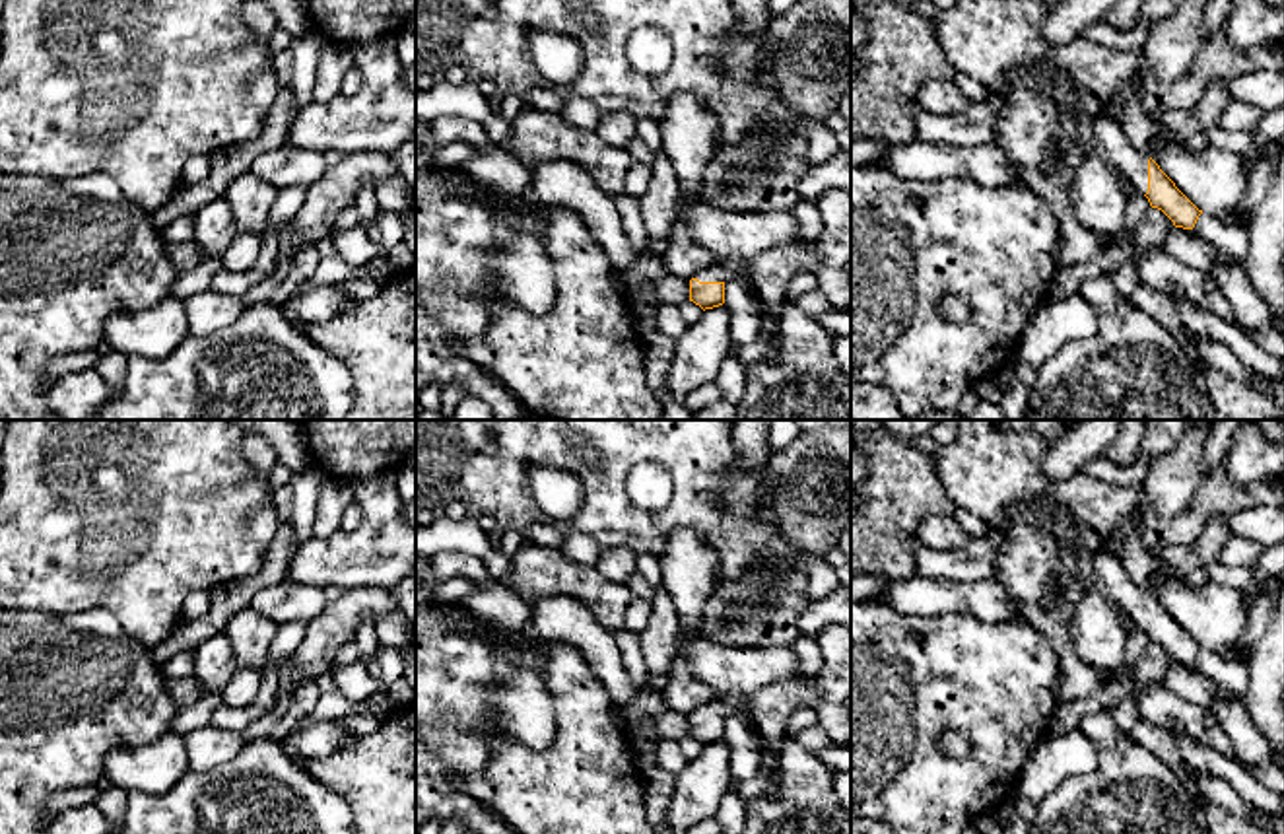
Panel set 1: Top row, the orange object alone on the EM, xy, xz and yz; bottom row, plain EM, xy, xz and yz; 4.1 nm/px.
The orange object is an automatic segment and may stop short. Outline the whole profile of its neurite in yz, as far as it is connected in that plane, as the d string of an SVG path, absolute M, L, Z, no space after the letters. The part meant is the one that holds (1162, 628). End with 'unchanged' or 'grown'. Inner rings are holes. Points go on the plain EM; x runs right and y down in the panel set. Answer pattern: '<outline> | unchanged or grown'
M1094 548L1088 554L1086 572L1090 587L1144 630L1152 643L1162 645L1175 663L1195 663L1202 645L1175 622L1146 587L1132 581L1107 548Z | grown

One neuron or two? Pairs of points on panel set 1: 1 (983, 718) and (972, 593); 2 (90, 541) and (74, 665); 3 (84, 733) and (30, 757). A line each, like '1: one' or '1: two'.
1: two
2: two
3: one

